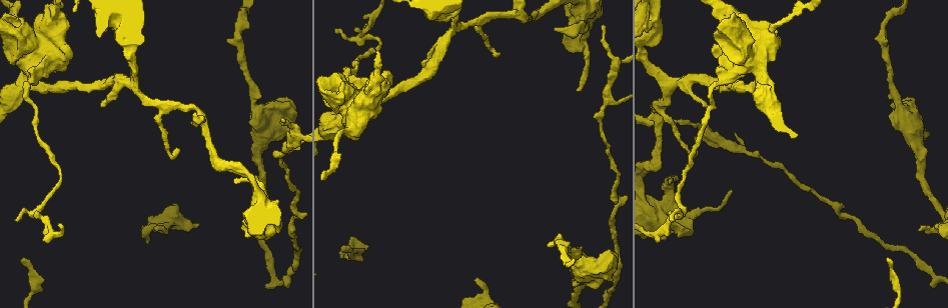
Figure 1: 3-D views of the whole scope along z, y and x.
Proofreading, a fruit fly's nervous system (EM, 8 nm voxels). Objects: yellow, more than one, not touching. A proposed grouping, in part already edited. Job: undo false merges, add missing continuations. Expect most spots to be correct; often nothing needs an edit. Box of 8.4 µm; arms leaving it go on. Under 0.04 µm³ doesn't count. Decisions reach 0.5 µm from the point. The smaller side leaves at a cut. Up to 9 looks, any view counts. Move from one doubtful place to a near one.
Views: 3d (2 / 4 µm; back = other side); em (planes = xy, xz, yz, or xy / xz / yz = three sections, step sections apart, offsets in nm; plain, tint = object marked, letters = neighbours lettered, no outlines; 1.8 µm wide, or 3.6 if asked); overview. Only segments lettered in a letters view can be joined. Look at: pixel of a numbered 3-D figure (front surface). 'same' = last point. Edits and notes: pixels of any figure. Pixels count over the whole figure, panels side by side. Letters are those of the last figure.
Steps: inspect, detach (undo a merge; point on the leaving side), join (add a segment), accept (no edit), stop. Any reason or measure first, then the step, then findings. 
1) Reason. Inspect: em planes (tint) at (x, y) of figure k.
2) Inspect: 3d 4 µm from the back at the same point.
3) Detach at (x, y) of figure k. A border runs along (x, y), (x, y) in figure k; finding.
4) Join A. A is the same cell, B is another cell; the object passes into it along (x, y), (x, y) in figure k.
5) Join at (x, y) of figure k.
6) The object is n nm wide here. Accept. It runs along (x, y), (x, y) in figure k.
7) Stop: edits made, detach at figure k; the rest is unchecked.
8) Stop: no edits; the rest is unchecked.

Abrupt turn. Inspect: 3d 4 µm at (522, 14) of figure 1.

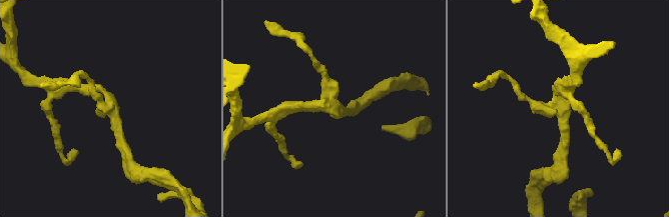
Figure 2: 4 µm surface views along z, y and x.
Need the tissue. Inspect: em yz step 8 (tint) at (558, 99) of figure 2.

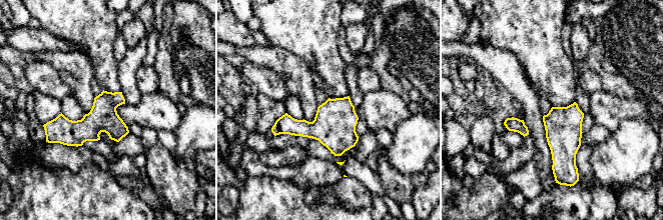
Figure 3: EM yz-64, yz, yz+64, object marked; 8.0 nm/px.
Another direction. Inspect: em planes (letters) at the same point.

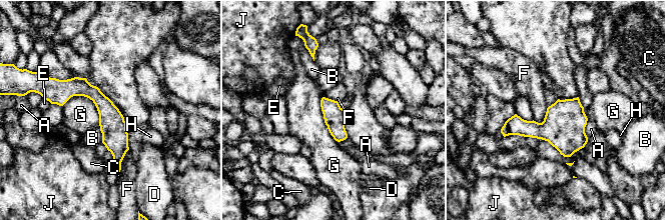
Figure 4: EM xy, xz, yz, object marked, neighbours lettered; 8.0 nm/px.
Accept. A, B, C, D, E, F, G, H and J are other cells; a border runs along (62, 105), (88, 97), (99, 124) in figure 4; one neuron here.

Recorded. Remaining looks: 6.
Abrupt turn. Inspect: 3d 2 µm from the back at (40, 210) of figure 1.

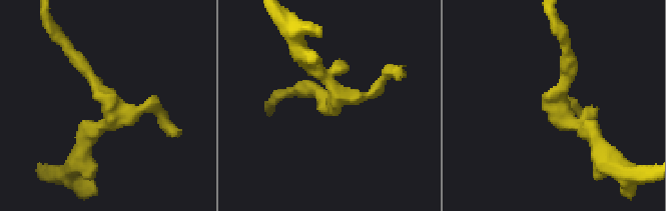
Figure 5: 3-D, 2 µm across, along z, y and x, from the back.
Shape alone is not enough. Inspect: em 3.6 µm yz step 8 (letters) at (337, 98) of figure 5.

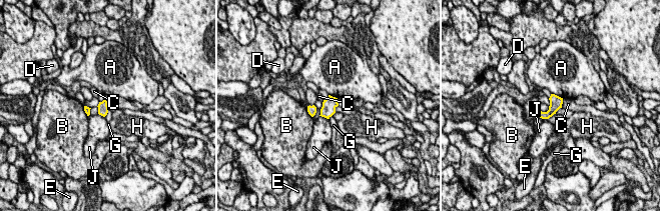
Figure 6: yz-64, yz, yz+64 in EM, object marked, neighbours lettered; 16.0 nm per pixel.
Another direction. Inspect: em 3.6 µm planes (letters) at the same point.

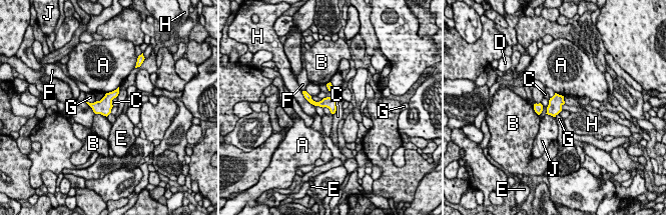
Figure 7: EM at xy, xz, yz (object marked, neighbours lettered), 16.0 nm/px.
Accept. A, B, C, D, E, F, G, H and J are other cells; a border runs along (337, 101), (337, 110), (332, 114) in figure 7; all the same neuron.

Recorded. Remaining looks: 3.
Branch stops here. Inspect: em planes (letters) at (476, 279) of figure 1.

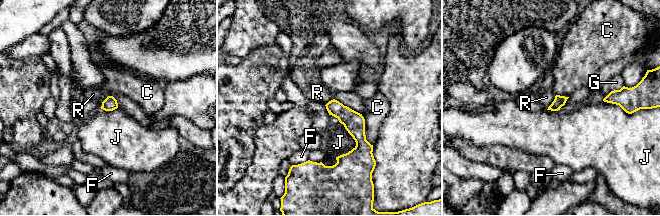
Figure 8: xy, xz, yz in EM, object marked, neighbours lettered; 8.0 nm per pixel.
Accept. C, F, G, J and R are other cells; it runs along (333, 102), (359, 136), (359, 147), (341, 163) in figure 8; no lettered segment goes on from it.

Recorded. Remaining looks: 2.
Inspect: em 3.6 µm xy step 4 (tint) at (583, 25) of figure 1.

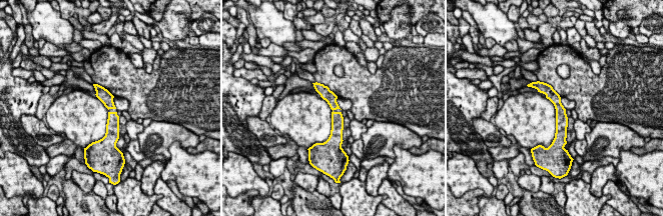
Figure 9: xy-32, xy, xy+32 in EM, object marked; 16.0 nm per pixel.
Inspect: em 3.6 µm planes (letters) at the same point.

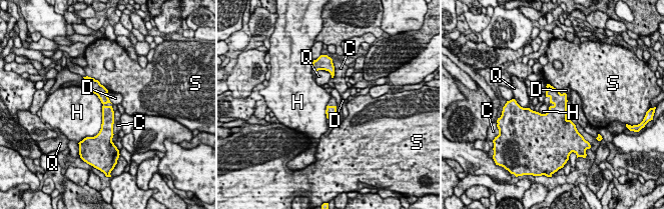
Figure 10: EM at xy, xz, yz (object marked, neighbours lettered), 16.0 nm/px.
The object is 160 nm wide here. Accept. C, D, H, Q and S are other cells; a border runs along (91, 90), (102, 104), (93, 137) in figure 10; one neuron here.

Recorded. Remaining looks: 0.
Stop: no edits; the rest is unchecked.

